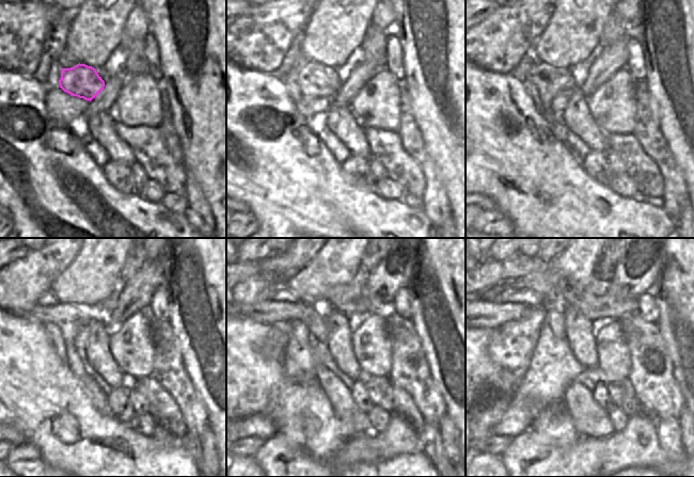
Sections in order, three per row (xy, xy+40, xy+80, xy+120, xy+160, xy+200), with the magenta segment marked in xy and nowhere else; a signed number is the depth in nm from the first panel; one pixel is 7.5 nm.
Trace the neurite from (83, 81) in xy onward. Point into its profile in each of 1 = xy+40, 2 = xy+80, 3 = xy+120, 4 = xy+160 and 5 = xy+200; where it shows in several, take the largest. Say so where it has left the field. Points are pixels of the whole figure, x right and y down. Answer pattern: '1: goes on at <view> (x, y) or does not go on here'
1: goes on at xy+40 (315, 80)
2: goes on at xy+80 (550, 80)
3: goes on at xy+120 (71, 319)
4: goes on at xy+160 (270, 312)
5: goes on at xy+200 (487, 315)

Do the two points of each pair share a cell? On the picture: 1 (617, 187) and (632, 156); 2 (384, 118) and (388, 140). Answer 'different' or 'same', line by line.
1: different
2: different

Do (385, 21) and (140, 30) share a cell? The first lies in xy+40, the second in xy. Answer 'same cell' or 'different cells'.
same cell

